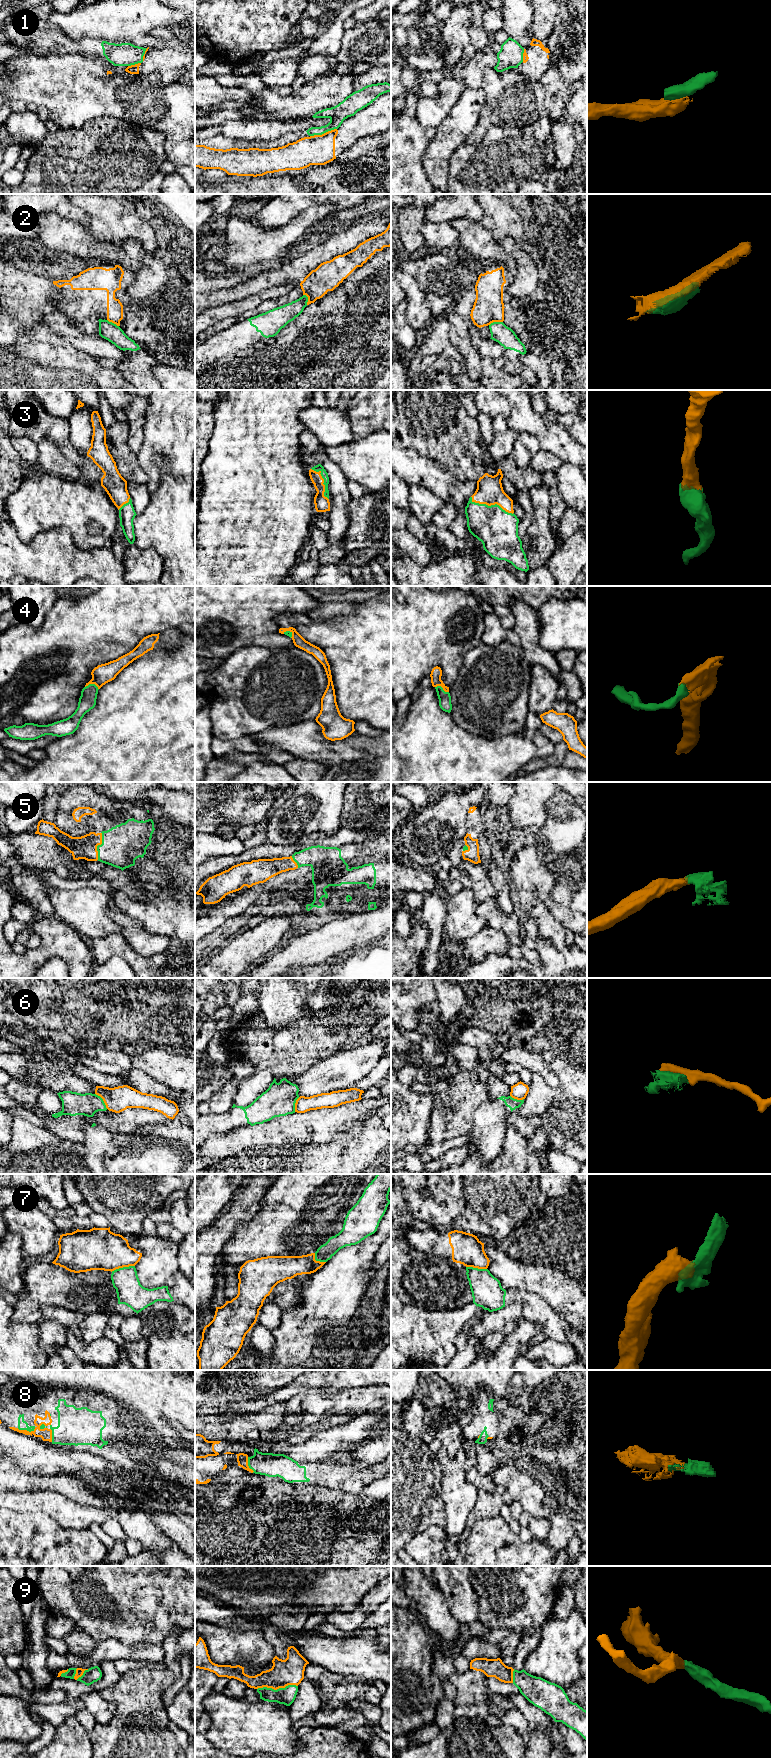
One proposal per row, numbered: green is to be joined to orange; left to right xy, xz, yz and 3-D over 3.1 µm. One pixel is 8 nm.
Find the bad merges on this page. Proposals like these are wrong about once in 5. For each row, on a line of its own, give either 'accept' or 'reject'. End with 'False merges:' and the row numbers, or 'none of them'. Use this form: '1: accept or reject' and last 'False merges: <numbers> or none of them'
1: reject
2: reject
3: accept
4: accept
5: accept
6: reject
7: reject
8: accept
9: accept
False merges: 1, 2, 6, 7

